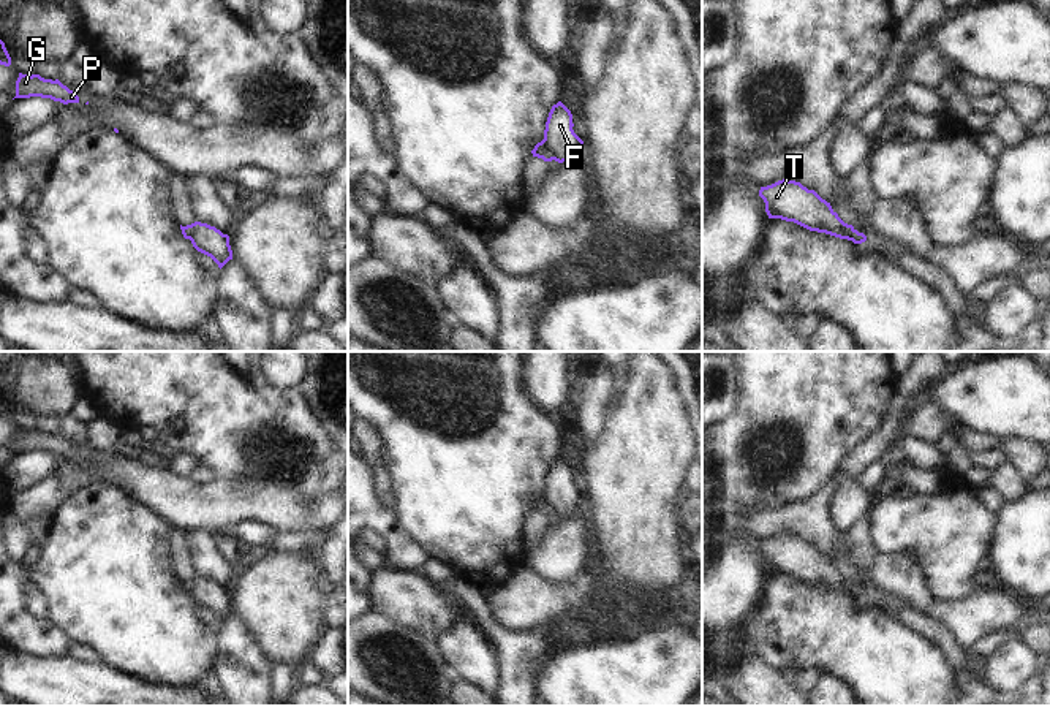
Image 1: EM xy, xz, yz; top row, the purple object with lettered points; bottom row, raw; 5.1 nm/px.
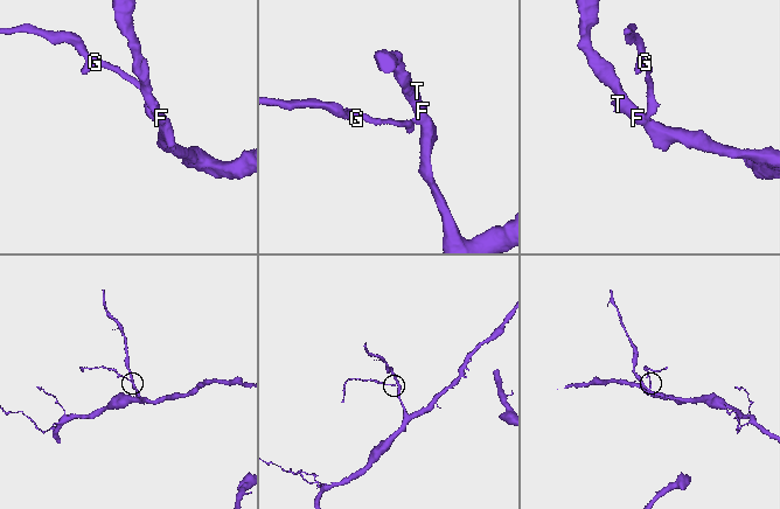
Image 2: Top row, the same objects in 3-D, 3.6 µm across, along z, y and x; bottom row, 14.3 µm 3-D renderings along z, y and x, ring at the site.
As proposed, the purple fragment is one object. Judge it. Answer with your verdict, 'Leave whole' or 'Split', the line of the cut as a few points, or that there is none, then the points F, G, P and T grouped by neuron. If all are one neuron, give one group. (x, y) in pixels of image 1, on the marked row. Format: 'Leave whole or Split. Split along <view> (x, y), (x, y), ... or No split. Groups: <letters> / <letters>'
Split. Split along xz (541, 141), (554, 159). Groups: F T / G P

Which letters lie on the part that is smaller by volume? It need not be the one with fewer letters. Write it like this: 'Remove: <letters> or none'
Remove: G, P

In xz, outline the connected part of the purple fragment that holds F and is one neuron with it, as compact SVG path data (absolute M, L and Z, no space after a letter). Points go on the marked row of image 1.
M561 101L553 104L546 122L542 142L558 163L584 150L584 141L574 133L572 127L571 111Z

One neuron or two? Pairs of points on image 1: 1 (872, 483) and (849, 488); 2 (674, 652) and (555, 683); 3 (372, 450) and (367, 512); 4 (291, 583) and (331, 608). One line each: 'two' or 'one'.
1: two
2: one
3: two
4: two

